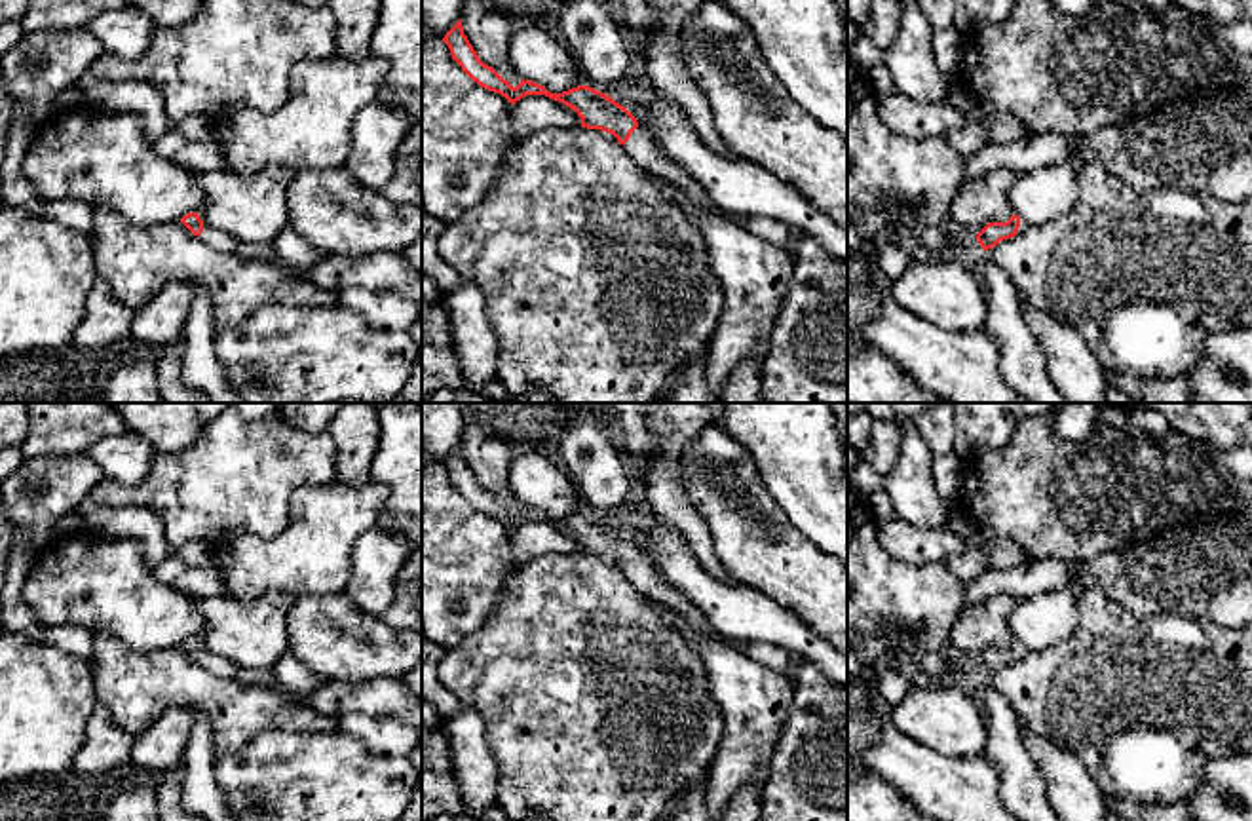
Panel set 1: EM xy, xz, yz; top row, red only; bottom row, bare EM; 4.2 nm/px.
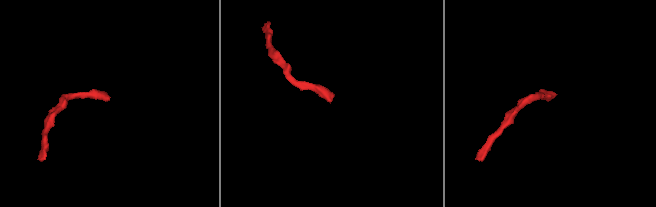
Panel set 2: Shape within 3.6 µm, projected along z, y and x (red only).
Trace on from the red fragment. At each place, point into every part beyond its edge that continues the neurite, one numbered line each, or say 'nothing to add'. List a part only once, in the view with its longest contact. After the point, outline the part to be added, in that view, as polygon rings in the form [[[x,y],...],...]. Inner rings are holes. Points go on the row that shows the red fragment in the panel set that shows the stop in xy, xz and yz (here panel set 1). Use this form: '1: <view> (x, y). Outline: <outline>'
1: xz (641, 149). Outline: [[[638,125],[629,141],[625,143],[625,152],[627,156],[640,165],[644,171],[650,171],[661,179],[667,179],[674,184],[678,184],[682,190],[688,192],[688,196],[716,213],[724,213],[720,211],[711,198],[705,194],[703,186],[692,179],[684,169],[680,169],[676,163],[673,163],[652,141],[650,133]],[[724,213],[728,219],[731,219],[733,222],[741,222],[739,217],[728,215]]]

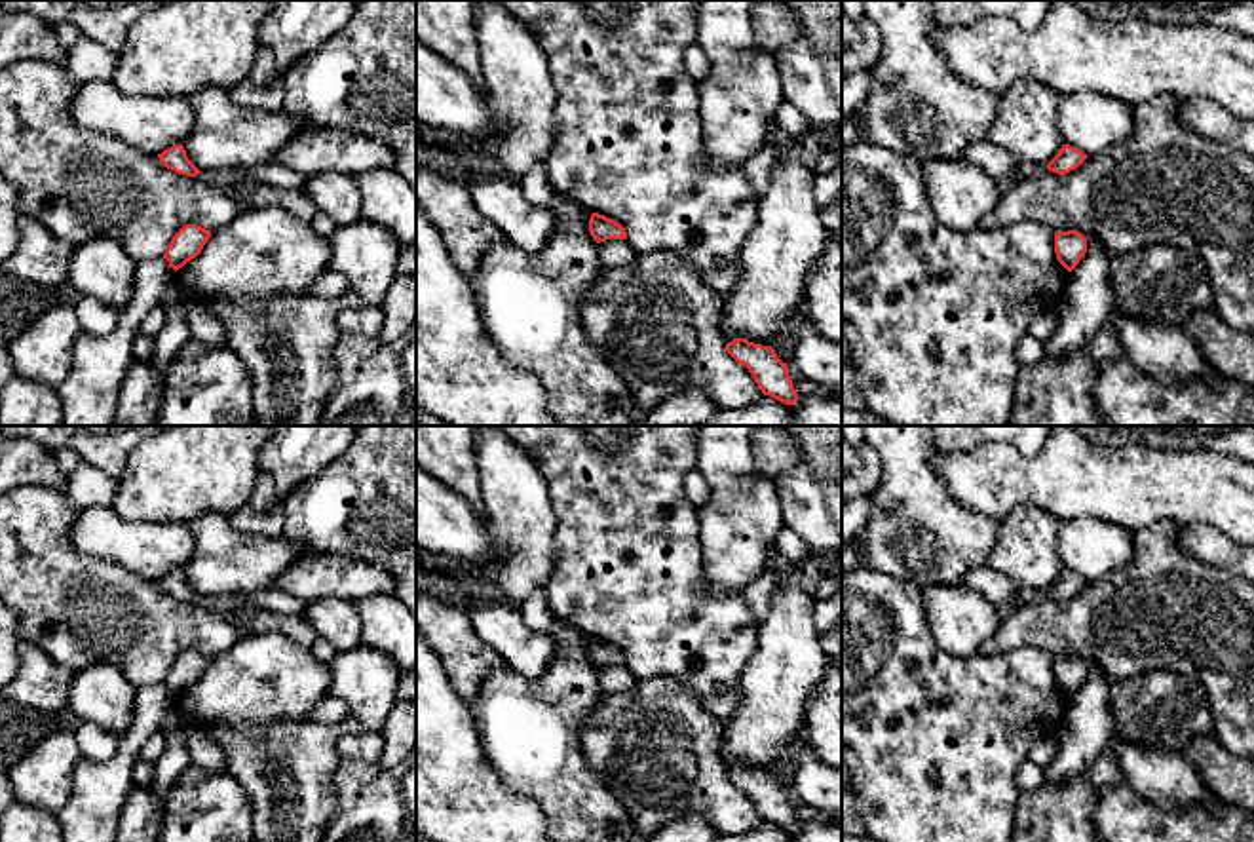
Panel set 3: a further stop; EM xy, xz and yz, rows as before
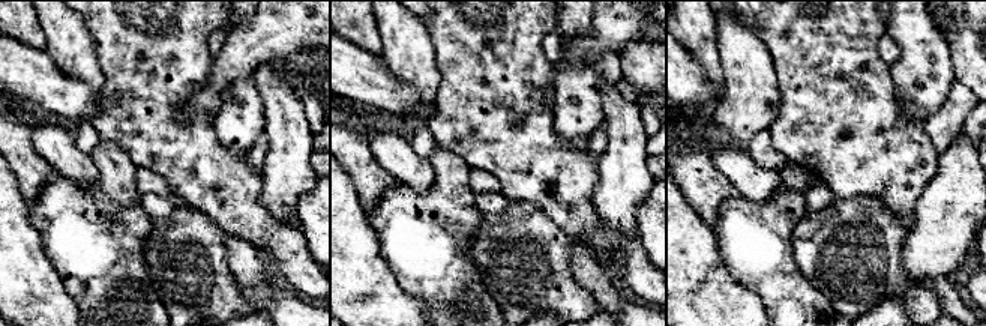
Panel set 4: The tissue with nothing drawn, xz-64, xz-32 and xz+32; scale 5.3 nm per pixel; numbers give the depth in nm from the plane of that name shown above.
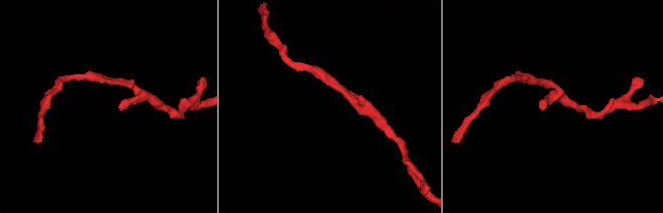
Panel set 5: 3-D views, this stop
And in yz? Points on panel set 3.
nothing to add

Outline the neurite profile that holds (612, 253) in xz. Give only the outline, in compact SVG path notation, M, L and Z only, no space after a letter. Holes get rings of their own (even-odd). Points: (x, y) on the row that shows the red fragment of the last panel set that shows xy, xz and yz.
M606 239L597 243L600 266L618 268L631 264L638 251L635 251L625 239Z

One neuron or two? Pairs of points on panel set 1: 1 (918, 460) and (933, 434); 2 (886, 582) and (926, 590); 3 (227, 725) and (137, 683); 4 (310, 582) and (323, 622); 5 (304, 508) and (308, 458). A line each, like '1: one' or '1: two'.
1: two
2: one
3: one
4: two
5: two

